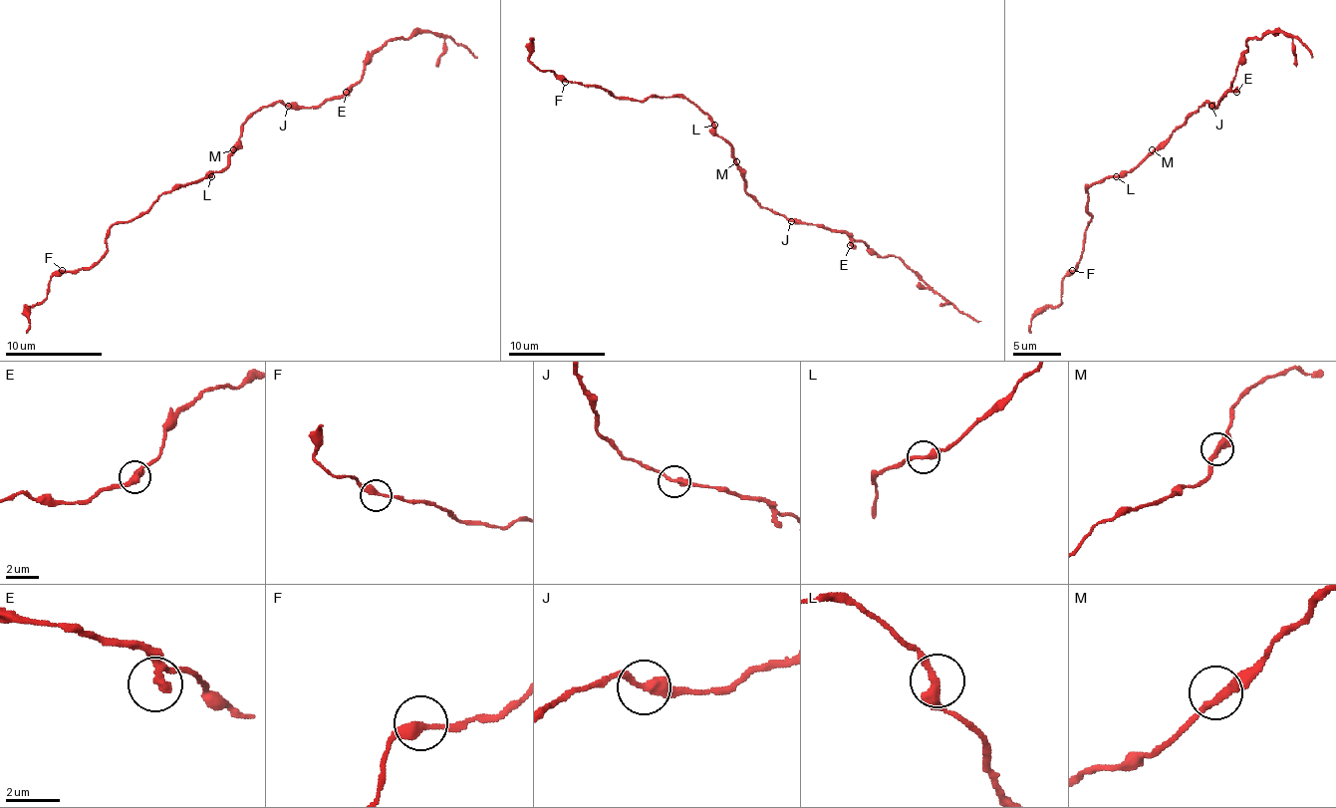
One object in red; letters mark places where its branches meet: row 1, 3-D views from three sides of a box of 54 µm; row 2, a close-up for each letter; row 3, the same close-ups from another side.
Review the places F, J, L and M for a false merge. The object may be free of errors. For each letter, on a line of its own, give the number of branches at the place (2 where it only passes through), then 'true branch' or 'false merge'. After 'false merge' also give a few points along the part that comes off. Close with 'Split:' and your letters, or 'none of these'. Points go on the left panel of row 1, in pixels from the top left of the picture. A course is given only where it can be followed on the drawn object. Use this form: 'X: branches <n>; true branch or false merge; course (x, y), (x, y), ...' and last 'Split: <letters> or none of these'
F: branches 2; true branch
J: branches 2; false merge; course (288, 107), (320, 107), (339, 99), (361, 78), (366, 61), (397, 39), (447, 34), (476, 58)
L: branches 2; true branch
M: branches 2; true branch
Split: J

